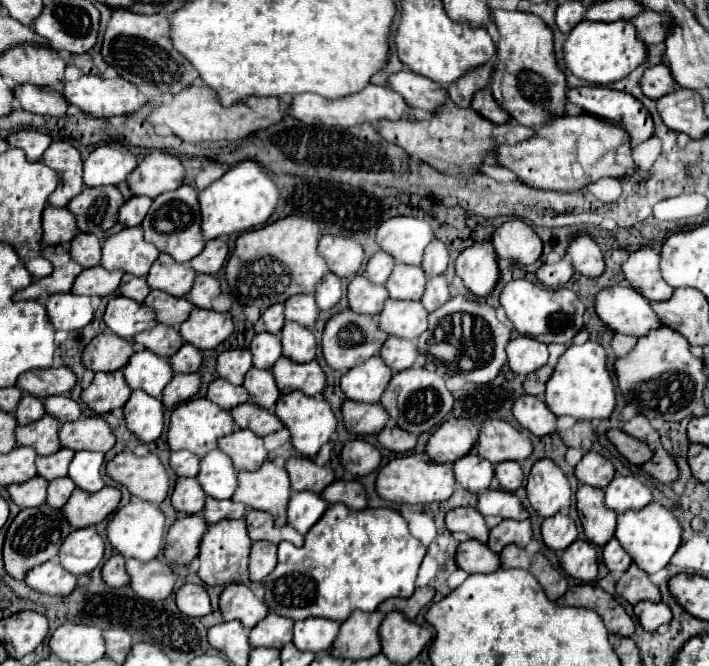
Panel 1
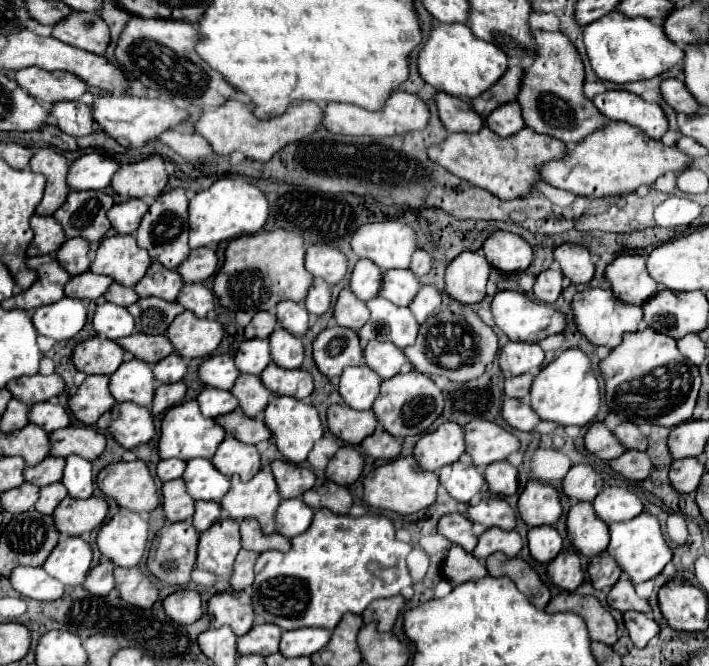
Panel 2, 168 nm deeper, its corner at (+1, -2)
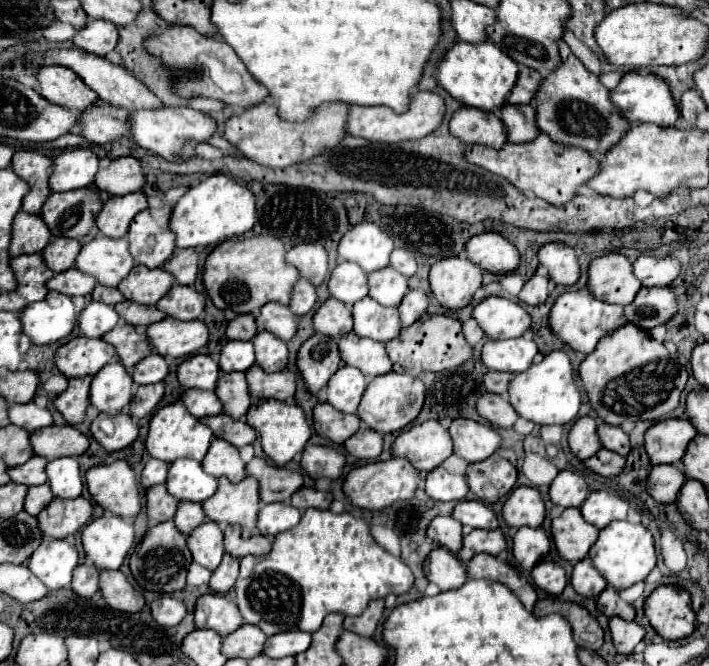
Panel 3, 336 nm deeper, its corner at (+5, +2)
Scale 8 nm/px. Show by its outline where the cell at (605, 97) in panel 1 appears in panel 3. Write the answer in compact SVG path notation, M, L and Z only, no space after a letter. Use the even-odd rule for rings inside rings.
M625 73L619 85L609 93L609 99L629 123L655 123L661 127L671 127L679 117L679 109L669 93L669 87L665 87L665 83L661 83L655 75Z

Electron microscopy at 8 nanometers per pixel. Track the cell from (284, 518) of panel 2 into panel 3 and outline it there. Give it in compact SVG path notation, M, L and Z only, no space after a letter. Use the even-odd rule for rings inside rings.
M269 503L263 505L257 519L257 529L261 535L275 537L281 531L295 527L301 521L301 513L285 503Z

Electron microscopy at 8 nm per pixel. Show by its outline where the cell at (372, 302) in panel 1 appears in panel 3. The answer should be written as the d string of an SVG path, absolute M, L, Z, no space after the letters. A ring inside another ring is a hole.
M329 297L313 315L313 325L317 333L343 337L353 331L353 313L351 307L339 299Z

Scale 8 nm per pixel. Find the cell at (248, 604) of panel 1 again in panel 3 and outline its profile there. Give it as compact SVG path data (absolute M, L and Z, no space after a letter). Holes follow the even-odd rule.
M207 593L197 601L195 625L197 629L213 629L219 635L227 637L243 625L243 617L237 603L231 601L227 595Z

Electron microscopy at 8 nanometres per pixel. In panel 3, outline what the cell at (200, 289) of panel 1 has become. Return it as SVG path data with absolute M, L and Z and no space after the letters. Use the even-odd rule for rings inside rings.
M175 283L171 291L159 299L157 307L167 315L181 317L181 319L197 319L205 309L205 295L189 285Z

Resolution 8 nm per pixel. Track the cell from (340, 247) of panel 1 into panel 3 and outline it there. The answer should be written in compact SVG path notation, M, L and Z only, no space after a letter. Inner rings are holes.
M301 243L289 249L287 261L293 263L299 273L313 281L313 285L321 285L329 275L329 257L321 243Z

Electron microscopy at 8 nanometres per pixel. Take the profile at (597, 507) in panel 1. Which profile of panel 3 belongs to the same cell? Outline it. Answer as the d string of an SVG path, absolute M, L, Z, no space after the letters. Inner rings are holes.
M569 507L553 519L551 533L559 555L573 563L585 559L599 537L599 529L587 523L577 507Z

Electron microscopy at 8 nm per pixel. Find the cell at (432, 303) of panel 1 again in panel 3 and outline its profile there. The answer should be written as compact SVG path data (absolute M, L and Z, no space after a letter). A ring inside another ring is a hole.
M411 289L411 291L403 297L403 301L401 301L401 305L399 305L401 323L403 323L405 327L409 327L409 325L415 323L421 315L425 315L427 307L429 307L429 295L427 295L427 291L423 291L423 289Z

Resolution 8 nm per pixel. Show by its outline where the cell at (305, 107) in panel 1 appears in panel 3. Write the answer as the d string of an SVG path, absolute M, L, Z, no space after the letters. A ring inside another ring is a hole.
M417 91L411 95L409 109L401 115L389 111L389 107L361 107L361 105L351 105L349 115L347 115L347 125L345 131L355 137L363 137L367 141L379 141L379 143L397 143L405 139L419 139L423 135L429 135L435 131L445 115L445 103L437 93L431 91Z

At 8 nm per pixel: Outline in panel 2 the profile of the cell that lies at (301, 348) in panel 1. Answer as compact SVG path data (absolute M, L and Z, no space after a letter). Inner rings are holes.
M275 329L273 335L269 335L271 355L273 363L285 369L297 369L303 363L303 343L299 337L291 335L285 329Z

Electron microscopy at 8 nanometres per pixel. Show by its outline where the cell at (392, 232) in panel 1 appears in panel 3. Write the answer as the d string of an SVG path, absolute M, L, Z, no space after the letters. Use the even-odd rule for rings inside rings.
M357 223L339 243L339 259L359 263L367 273L389 265L395 243L391 235L375 223Z

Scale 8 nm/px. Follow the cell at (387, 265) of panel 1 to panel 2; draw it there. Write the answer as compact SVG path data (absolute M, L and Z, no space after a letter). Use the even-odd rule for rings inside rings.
M359 259L357 265L353 267L349 289L353 291L353 295L357 295L357 299L369 301L379 293L381 279L383 271L377 265L373 265L369 259Z

